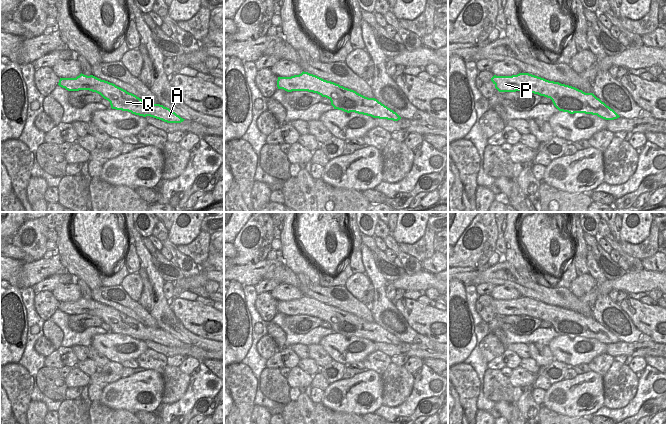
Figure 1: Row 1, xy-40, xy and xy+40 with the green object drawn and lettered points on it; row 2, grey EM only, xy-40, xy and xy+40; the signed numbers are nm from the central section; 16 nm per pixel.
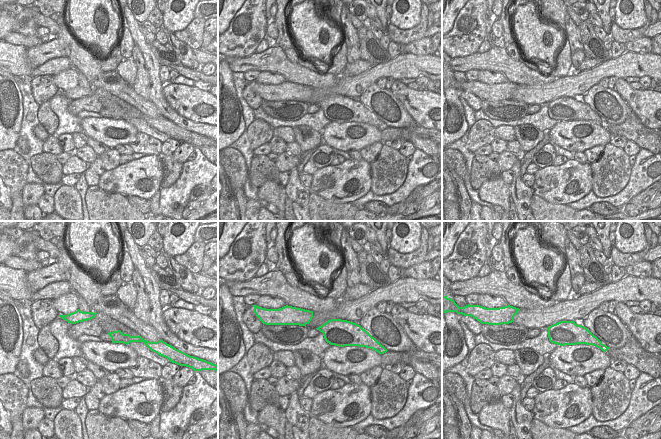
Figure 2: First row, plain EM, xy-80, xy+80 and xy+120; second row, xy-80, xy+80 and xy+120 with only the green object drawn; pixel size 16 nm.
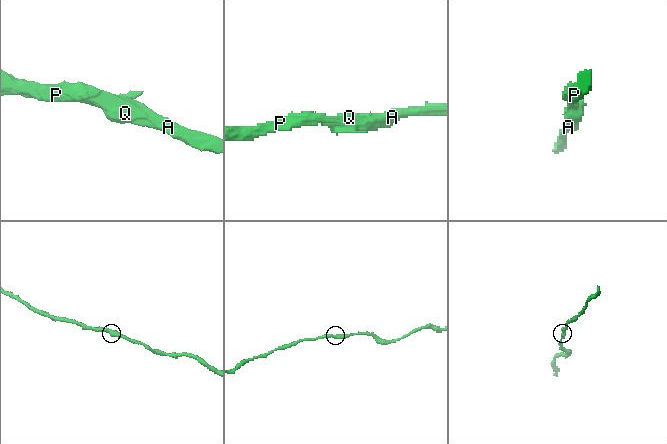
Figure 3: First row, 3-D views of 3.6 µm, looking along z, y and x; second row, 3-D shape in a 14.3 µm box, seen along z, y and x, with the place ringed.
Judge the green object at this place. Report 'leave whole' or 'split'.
leave whole

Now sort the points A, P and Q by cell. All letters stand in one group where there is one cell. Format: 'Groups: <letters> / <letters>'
Groups: A P Q

